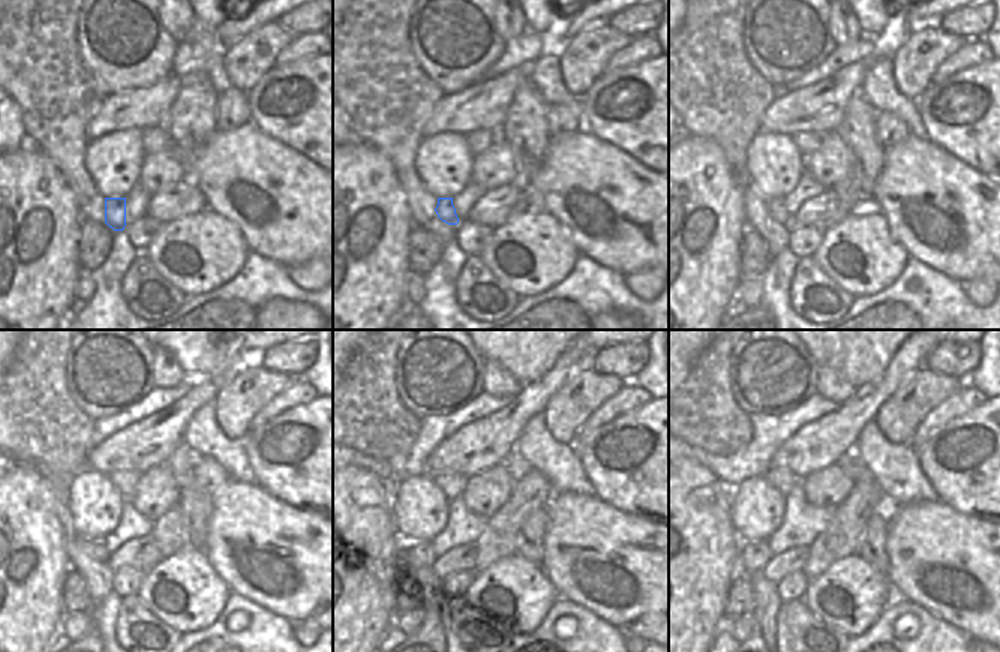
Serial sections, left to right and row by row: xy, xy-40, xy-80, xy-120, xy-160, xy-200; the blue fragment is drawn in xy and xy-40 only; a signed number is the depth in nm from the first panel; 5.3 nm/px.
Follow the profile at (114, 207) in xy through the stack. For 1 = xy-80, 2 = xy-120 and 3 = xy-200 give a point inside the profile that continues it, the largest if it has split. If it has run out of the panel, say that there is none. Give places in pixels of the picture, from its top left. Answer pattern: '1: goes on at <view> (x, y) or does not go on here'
1: goes on at xy-80 (775, 207)
2: goes on at xy-120 (98, 549)
3: goes on at xy-200 (751, 558)

